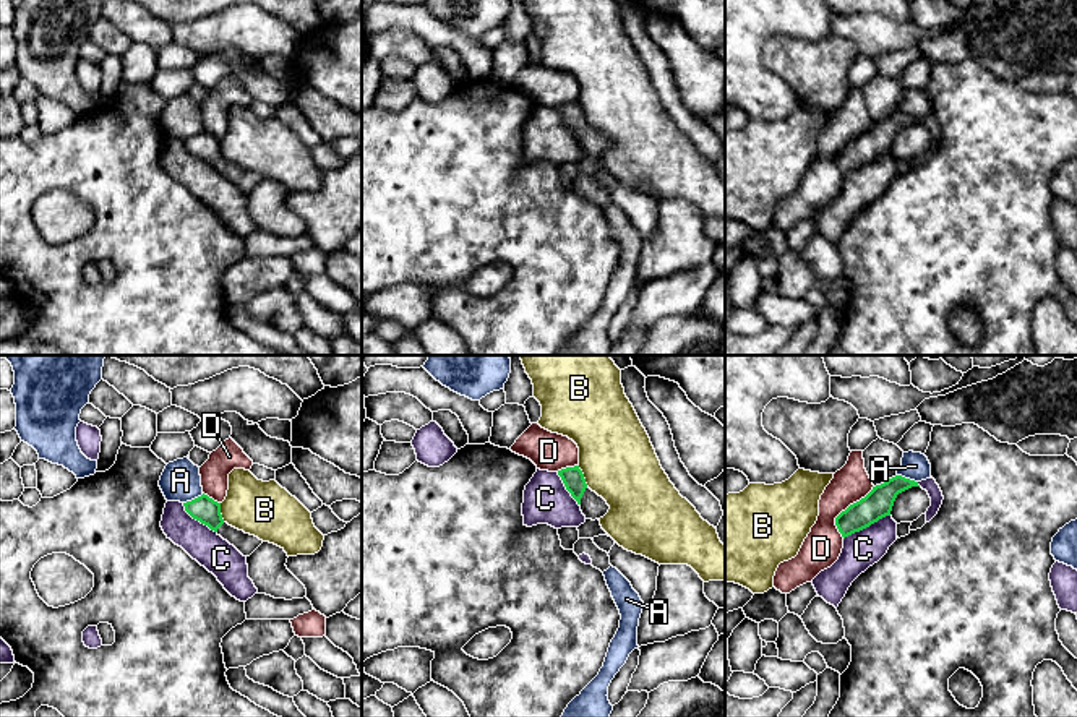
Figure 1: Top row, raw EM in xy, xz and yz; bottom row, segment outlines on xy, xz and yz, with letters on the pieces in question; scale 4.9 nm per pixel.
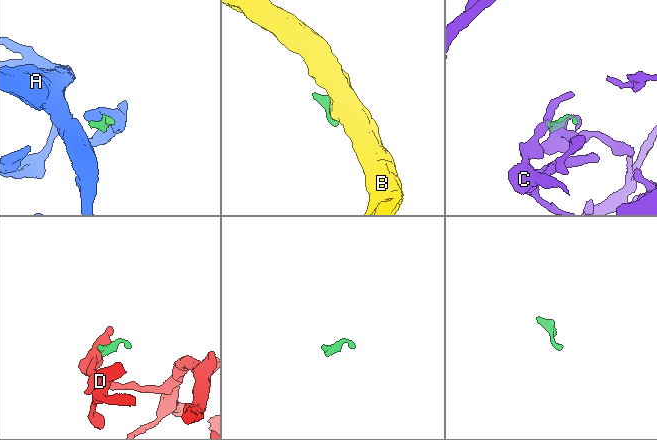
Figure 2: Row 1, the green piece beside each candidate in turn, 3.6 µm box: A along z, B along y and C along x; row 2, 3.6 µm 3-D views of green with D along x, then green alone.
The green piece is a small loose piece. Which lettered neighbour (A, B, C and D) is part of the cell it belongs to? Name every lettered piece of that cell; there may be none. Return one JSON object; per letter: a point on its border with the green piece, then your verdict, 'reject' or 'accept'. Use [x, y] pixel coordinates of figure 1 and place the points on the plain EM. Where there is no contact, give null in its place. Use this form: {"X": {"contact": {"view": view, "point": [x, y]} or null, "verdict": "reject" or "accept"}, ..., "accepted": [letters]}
{"A": {"contact": {"view": "yz", "point": [907, 115]}, "verdict": "reject"}, "B": {"contact": {"view": "xz", "point": [583, 112]}, "verdict": "reject"}, "C": {"contact": {"view": "yz", "point": [866, 163]}, "verdict": "reject"}, "D": {"contact": {"view": "yz", "point": [847, 145]}, "verdict": "reject"}, "accepted": []}

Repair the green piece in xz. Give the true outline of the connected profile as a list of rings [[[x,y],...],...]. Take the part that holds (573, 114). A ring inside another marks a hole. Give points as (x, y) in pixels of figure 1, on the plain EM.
[[[579,102],[561,105],[558,107],[558,112],[561,114],[566,127],[581,143],[581,148],[586,152],[586,156],[595,157],[608,149],[610,143],[602,133],[599,133],[587,123]]]

